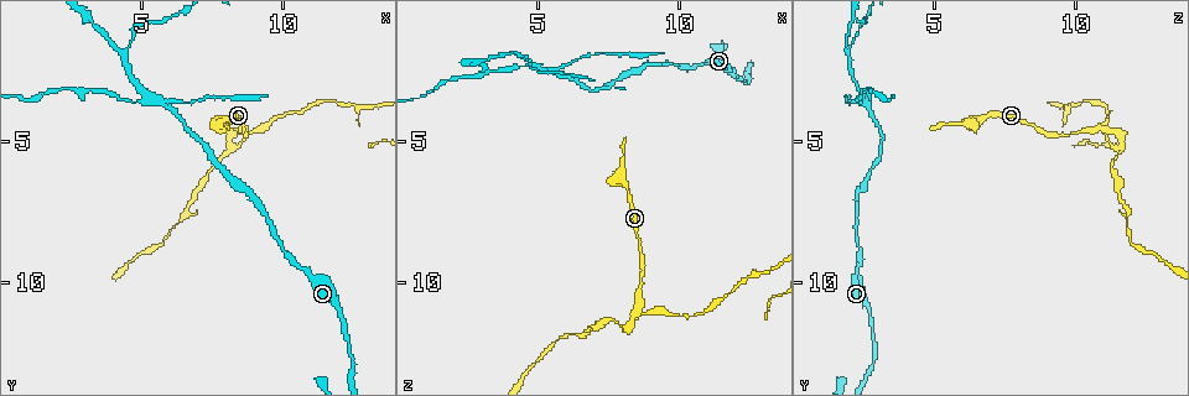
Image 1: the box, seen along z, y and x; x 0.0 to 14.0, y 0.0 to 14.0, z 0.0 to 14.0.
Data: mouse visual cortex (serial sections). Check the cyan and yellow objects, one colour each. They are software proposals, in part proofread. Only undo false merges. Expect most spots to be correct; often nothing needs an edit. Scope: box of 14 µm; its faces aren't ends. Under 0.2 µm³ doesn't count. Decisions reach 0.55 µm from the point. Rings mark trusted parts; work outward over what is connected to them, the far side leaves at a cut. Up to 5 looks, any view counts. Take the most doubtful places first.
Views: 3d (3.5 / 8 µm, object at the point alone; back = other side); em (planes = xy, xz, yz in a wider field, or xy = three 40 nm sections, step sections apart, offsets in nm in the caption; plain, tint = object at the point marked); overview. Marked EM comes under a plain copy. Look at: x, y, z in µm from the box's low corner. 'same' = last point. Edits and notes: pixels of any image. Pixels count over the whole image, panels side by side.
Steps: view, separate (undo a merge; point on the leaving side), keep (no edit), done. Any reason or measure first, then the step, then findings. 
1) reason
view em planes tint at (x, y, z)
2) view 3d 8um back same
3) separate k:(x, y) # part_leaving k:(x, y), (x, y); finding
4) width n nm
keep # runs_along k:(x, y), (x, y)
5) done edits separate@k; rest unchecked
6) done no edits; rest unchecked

view 3d 3.5um at (5.2, 3.3, 2.5)

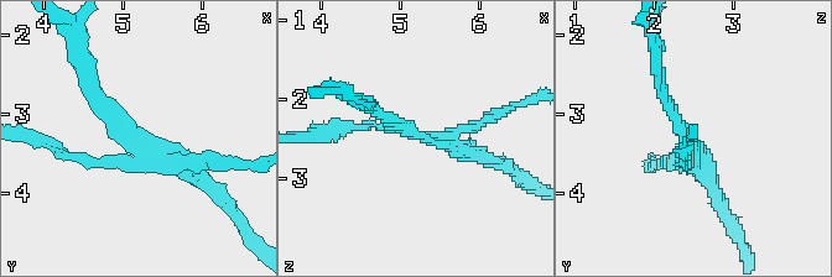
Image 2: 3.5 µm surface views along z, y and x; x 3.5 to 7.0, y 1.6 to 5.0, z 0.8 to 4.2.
view em planes tint at (5.20, 3.30, 2.50)

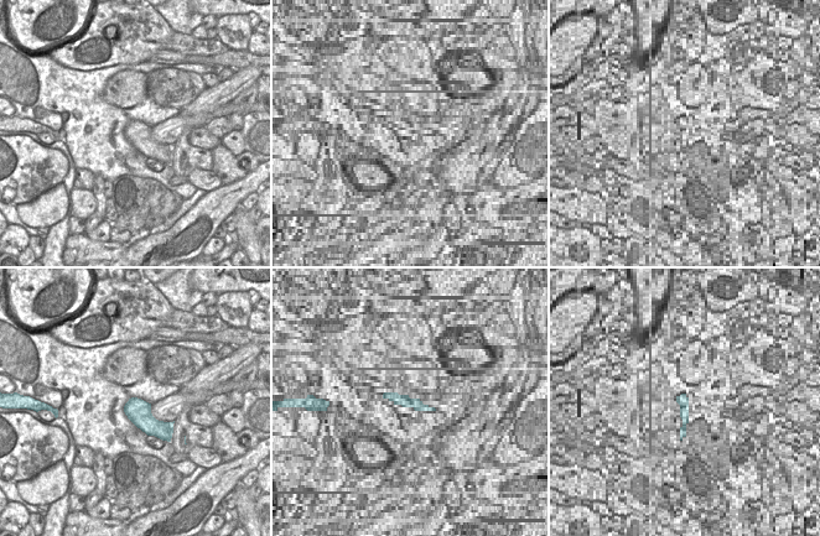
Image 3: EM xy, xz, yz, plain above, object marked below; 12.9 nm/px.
width 320 nm
separate 2:(212, 166) # part_leaving 2:(116, 156), (82, 163), (32, 137); two cells meet here

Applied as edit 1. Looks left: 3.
view overview

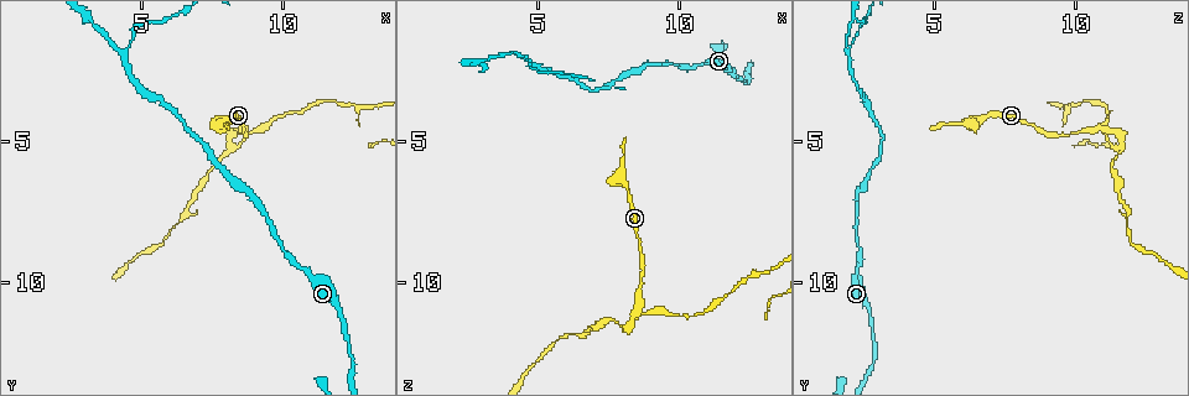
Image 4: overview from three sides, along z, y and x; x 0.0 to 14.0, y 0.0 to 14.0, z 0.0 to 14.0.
three arms meet
view 3d 3.5um back at (8.0, 5.1, 11.6)

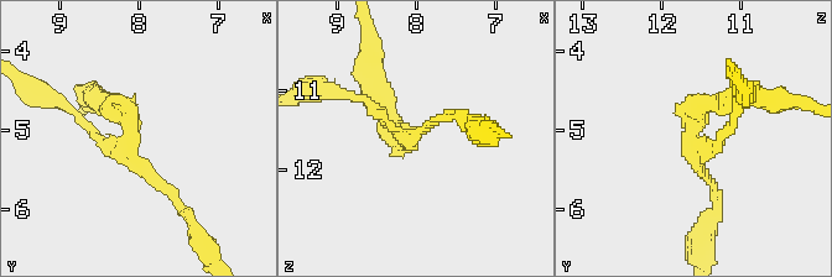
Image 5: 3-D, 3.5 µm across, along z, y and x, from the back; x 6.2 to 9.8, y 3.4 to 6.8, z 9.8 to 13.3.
arms 3; arm_widths 150, 150, 200 nm
view em xy step 5 tint at (8.05, 5.15, 11.65)

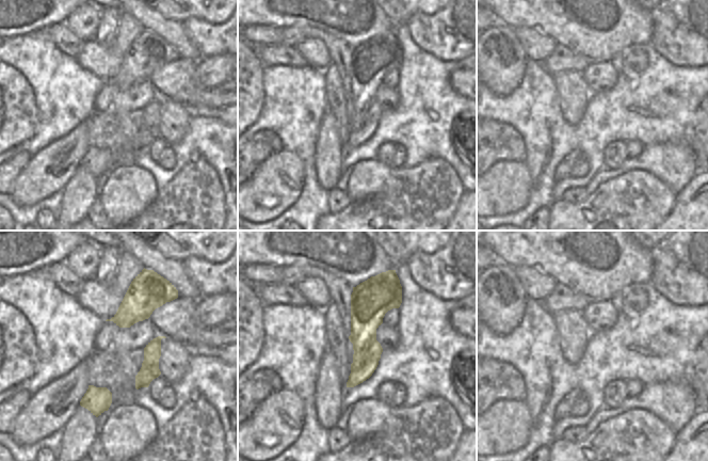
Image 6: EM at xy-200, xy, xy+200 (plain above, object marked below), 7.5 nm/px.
separate 5:(721, 134) # part_leaving 5:(688, 150), (717, 196), (701, 241); a second cell is stuck on

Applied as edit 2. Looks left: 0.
done edits separate@2, separate@5; rest unchecked

